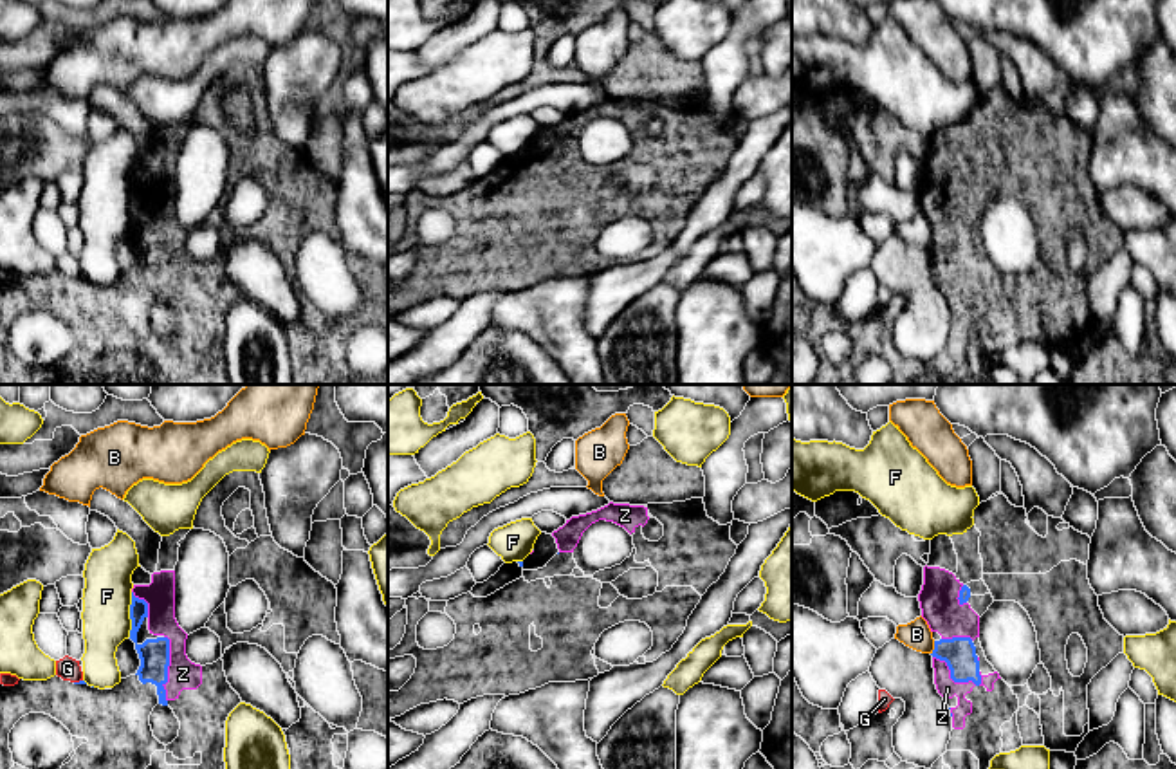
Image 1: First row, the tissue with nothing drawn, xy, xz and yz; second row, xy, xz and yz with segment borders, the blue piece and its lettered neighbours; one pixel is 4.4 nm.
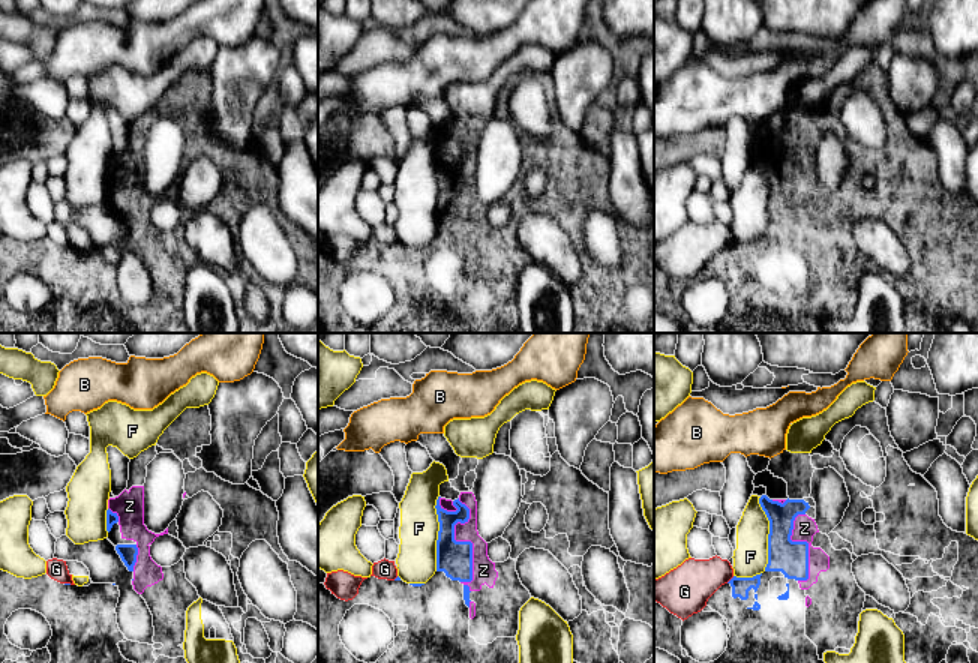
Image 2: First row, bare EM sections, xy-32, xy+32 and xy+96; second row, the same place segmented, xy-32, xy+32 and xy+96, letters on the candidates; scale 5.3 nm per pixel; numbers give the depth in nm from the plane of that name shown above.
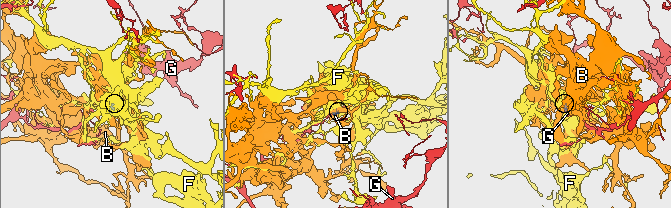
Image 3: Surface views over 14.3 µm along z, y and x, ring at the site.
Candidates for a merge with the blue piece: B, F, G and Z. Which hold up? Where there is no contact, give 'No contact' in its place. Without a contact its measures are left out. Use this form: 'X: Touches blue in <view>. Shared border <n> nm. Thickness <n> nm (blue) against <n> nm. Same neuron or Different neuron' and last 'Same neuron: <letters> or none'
B: Touches blue in yz. Shared border 70 nm. Thickness 140 nm (blue) against 130 nm. Different neuron
F: Touches blue in xy. Shared border 200 nm. Thickness 140 nm (blue) against 220 nm. Different neuron
G: Touches blue in xy. Shared border 40 nm. Thickness 20 nm (blue) against 100 nm. Different neuron
Z: Touches blue in yz. Shared border 260 nm. Thickness 140 nm (blue) against 90 nm. Same neuron
Same neuron: Z

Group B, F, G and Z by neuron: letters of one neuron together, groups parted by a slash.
B / F / G / Z

